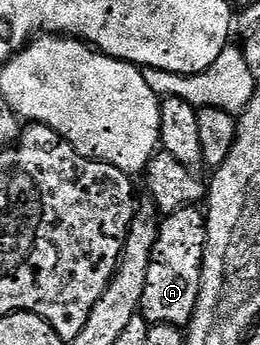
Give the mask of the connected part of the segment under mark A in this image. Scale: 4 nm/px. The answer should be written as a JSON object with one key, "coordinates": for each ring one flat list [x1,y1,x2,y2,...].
{"coordinates":[[182,207,167,216,160,225,154,262,148,271,141,316,153,326,172,325,183,328,194,318,202,293,203,261,206,259,206,215,199,208]]}

